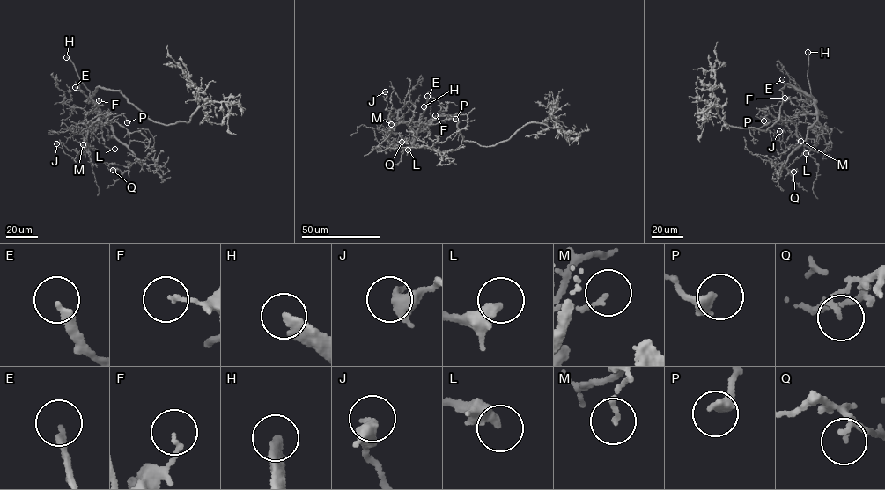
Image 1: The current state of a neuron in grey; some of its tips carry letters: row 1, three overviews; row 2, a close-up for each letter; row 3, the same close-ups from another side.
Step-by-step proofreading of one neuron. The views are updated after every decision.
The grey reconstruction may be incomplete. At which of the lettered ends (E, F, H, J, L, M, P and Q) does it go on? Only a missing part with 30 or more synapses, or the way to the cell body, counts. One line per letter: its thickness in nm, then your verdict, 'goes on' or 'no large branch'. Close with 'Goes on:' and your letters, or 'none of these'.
E: 200 nm thick; goes on
F: 100 nm thick; no large branch
H: 380 nm thick; goes on
J: 500 nm thick; no large branch
L: 300 nm thick; no large branch
M: 120 nm thick; no large branch
P: 320 nm thick; no large branch
Q: 130 nm thick; no large branch
Goes on: E, H

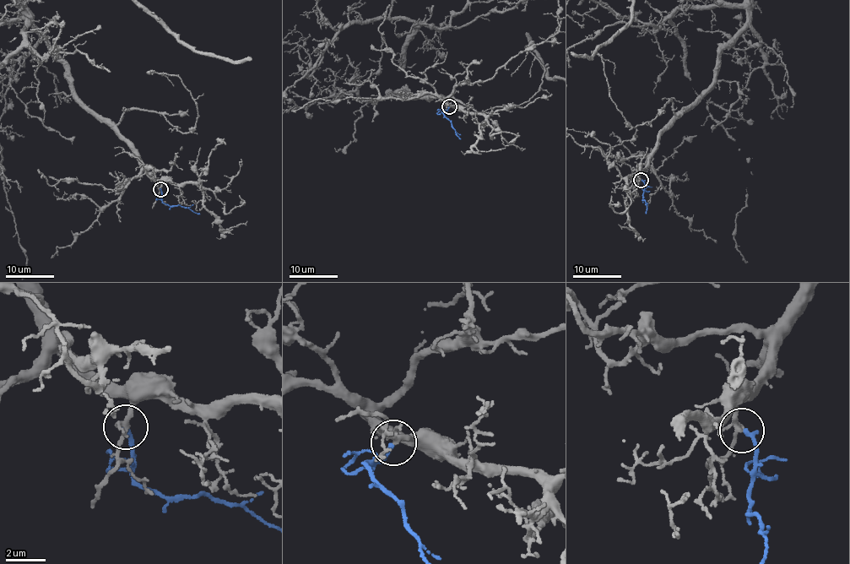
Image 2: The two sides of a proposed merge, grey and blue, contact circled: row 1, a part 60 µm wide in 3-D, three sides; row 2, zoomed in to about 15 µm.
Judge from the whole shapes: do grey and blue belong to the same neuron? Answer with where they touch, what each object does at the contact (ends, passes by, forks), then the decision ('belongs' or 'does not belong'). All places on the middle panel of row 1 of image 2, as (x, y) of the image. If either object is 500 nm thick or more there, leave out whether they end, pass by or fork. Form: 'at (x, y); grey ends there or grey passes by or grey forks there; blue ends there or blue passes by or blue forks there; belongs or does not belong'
at (449, 106); grey forks there; blue ends there; belongs

